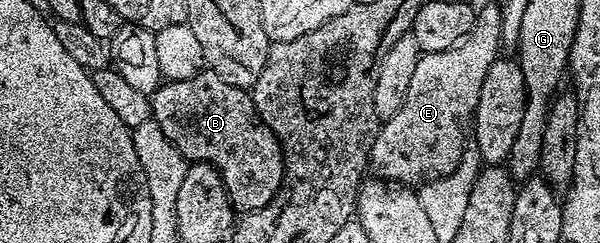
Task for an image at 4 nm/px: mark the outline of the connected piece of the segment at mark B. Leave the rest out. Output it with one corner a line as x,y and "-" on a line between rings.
209,68
191,79
163,81
152,95
152,121
191,163
209,162
218,170
235,211
264,208
282,183
284,160
273,132
262,123
254,99
241,86
233,86

